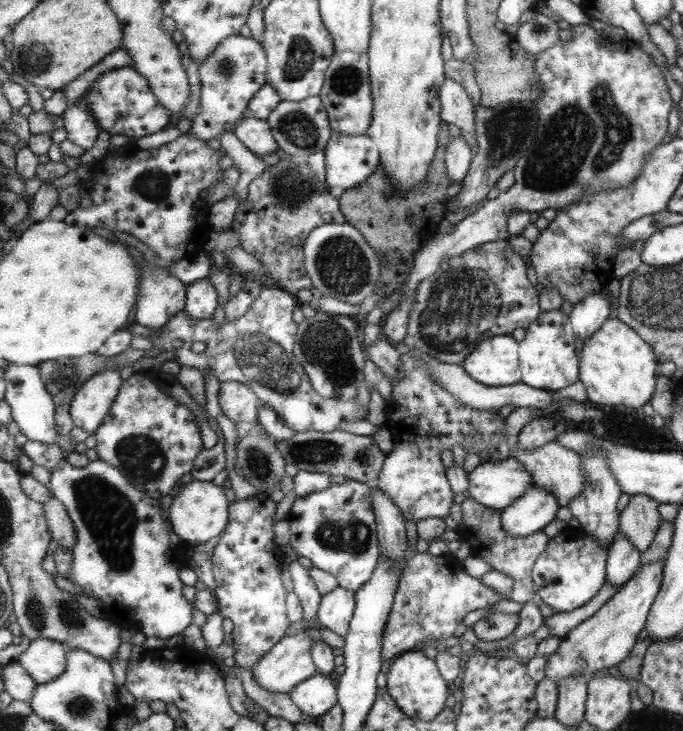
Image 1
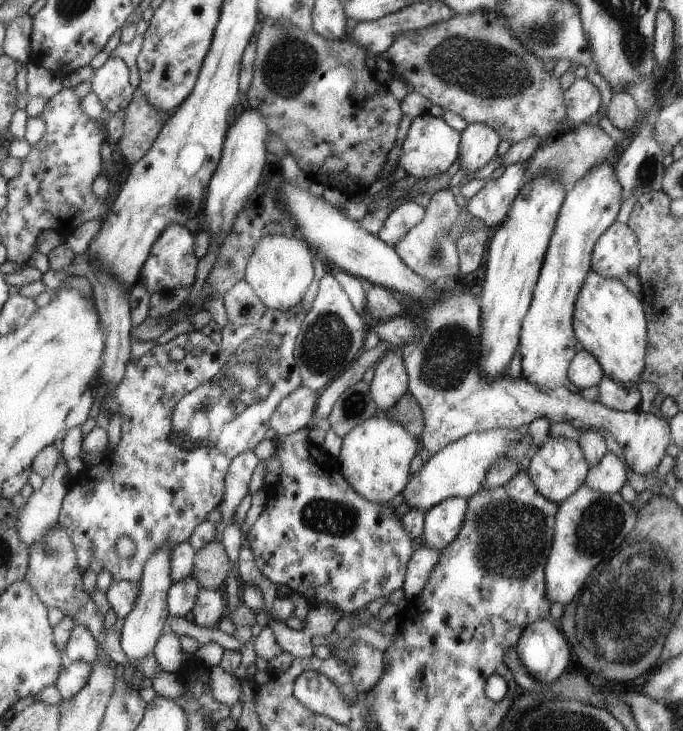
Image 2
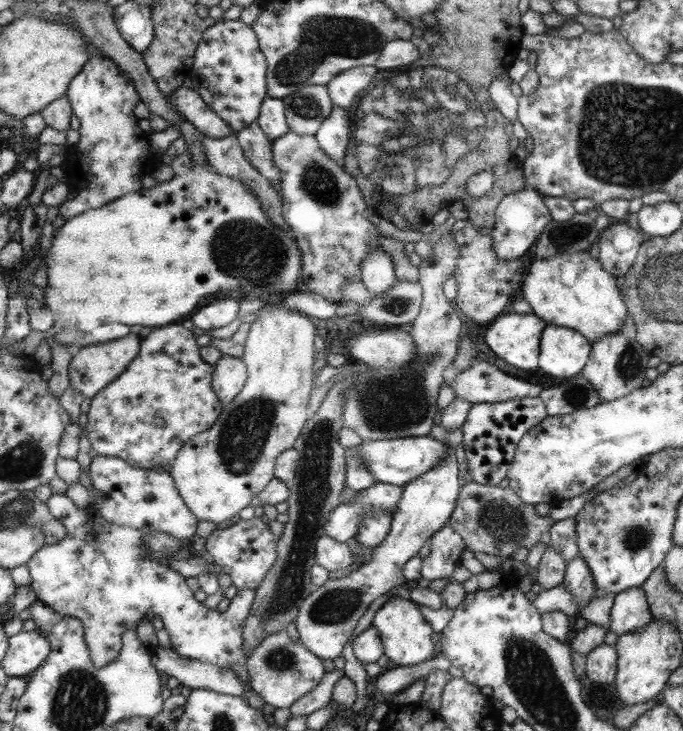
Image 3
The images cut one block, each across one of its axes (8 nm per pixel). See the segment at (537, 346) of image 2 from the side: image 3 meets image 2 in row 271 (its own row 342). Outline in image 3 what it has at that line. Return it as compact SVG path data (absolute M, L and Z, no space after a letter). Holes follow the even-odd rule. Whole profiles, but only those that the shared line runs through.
M547 325L539 355L540 370L556 378L572 378L591 359L591 342L573 328Z

